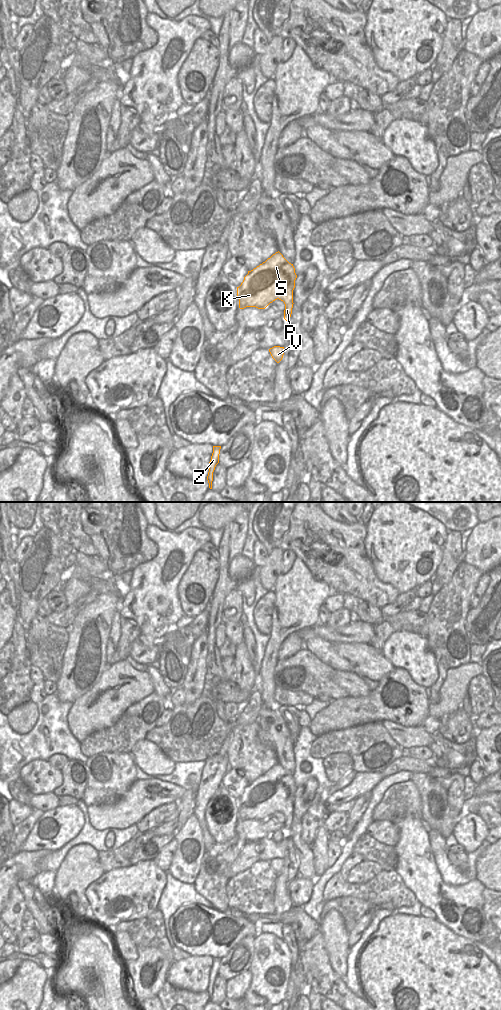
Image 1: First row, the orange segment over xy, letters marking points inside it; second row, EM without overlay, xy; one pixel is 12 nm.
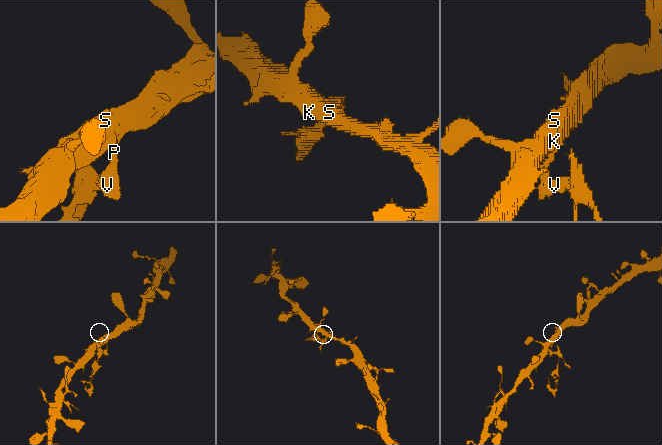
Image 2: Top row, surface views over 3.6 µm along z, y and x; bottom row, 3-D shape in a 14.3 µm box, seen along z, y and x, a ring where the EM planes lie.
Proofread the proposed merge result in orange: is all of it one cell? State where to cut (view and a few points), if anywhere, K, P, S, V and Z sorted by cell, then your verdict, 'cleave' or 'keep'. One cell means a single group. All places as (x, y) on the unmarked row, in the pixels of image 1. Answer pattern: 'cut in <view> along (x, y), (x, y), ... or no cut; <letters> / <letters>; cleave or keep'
cut in xy along (276, 858), (279, 859); K P S V / Z; cleave

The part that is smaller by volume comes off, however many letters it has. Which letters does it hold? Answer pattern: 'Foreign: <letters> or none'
Foreign: Z

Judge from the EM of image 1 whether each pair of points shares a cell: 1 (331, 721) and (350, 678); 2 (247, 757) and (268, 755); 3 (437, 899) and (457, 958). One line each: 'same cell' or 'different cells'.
1: different cells
2: same cell
3: different cells

